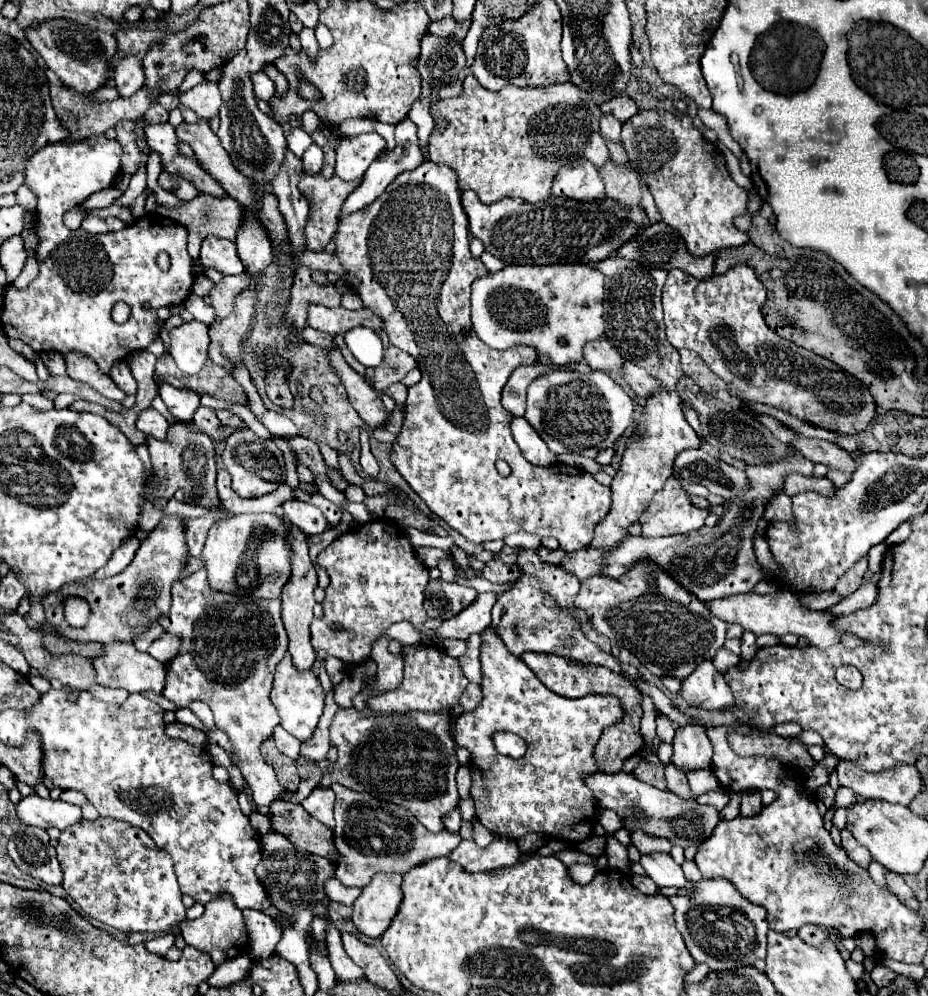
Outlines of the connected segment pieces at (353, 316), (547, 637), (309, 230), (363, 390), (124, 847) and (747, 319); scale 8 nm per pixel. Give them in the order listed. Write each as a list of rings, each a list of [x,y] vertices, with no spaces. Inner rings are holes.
[[[309,306],[307,324],[315,330],[327,332],[327,334],[339,334],[347,332],[357,326],[367,326],[373,330],[383,328],[383,320],[369,312],[369,308],[361,310],[347,310],[347,308],[325,308],[325,306]]]
[[[517,548],[515,554],[517,554],[515,566],[519,568],[521,576],[513,582],[511,590],[497,596],[497,602],[493,606],[493,622],[491,622],[491,628],[505,642],[505,648],[513,656],[521,656],[523,652],[547,652],[547,654],[563,656],[573,662],[581,662],[581,664],[595,664],[595,666],[601,664],[605,668],[613,668],[613,672],[621,672],[621,676],[625,676],[619,660],[605,654],[599,646],[595,646],[591,640],[587,640],[585,634],[581,632],[579,618],[575,618],[571,614],[573,610],[577,610],[573,600],[581,586],[577,576],[569,574],[561,566],[545,564],[537,556],[537,550]],[[545,594],[549,594],[555,600],[557,608],[545,606],[545,602],[543,602]]]
[[[303,174],[299,180],[299,190],[313,198],[315,202],[315,212],[309,214],[309,222],[305,226],[305,236],[307,236],[307,250],[323,250],[335,228],[337,228],[337,214],[341,210],[341,204],[349,192],[359,184],[357,182],[343,182],[337,176],[331,176],[325,180],[321,174],[309,176]]]
[[[329,348],[327,350],[327,358],[329,358],[329,364],[331,364],[333,372],[339,376],[341,384],[345,386],[347,396],[349,396],[349,402],[353,404],[353,408],[357,410],[357,414],[371,428],[381,426],[387,420],[387,412],[385,412],[385,406],[383,406],[379,394],[371,388],[371,384],[363,376],[359,376],[343,360],[343,356],[341,356],[341,352],[337,348]]]
[[[113,818],[95,822],[79,820],[61,832],[57,840],[57,860],[61,860],[63,888],[79,908],[91,918],[131,932],[167,932],[173,924],[185,920],[181,890],[173,872],[171,858],[141,832],[141,828]]]
[[[735,266],[735,270],[729,270],[725,274],[713,274],[705,280],[695,280],[693,276],[681,270],[671,270],[663,286],[661,300],[665,310],[669,344],[675,348],[687,348],[697,352],[701,360],[727,384],[729,392],[733,392],[739,400],[771,404],[819,428],[853,436],[863,432],[867,424],[877,416],[875,400],[861,380],[843,372],[831,360],[821,358],[789,340],[783,340],[765,324],[761,314],[761,306],[765,302],[765,288],[757,280],[753,268]]]

